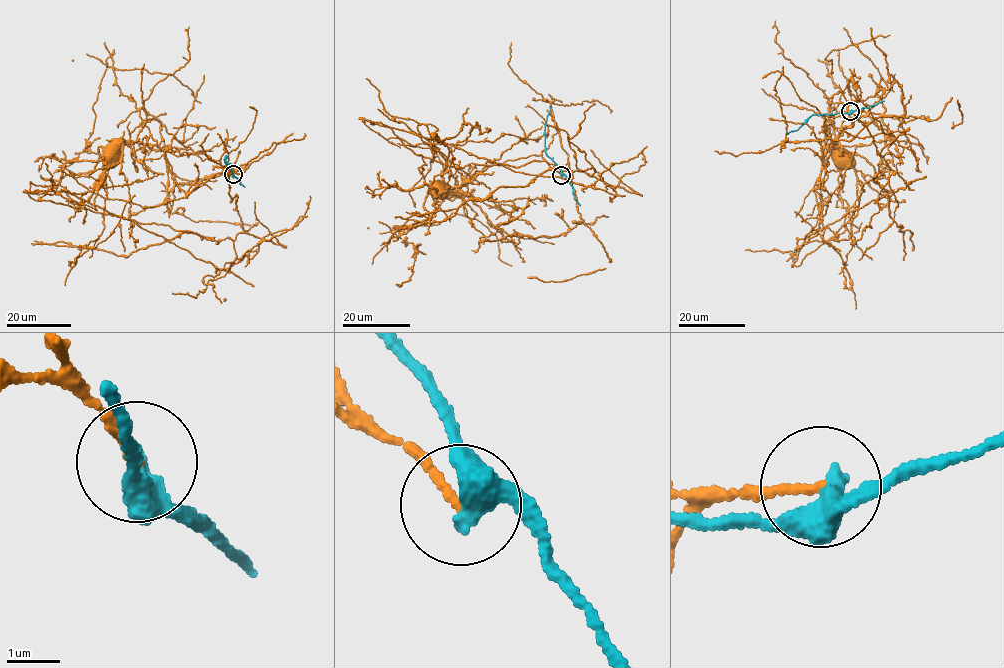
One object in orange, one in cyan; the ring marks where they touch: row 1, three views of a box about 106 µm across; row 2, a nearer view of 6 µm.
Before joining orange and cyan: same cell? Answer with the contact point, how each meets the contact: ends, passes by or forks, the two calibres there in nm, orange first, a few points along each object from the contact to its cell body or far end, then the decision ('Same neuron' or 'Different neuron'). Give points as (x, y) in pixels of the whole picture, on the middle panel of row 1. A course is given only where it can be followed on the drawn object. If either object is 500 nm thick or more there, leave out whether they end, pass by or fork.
Place: (561, 175). At the ring orange ends. At the ring cyan passes by. Thickness 160 nm (orange) against 400 nm. Course of orange: (561, 175), (531, 154), (440, 195), (449, 166), (555, 165), (398, 229). Course of cyan: (561, 175), (561, 169), (545, 151), (544, 129), (550, 106). Different neuron

